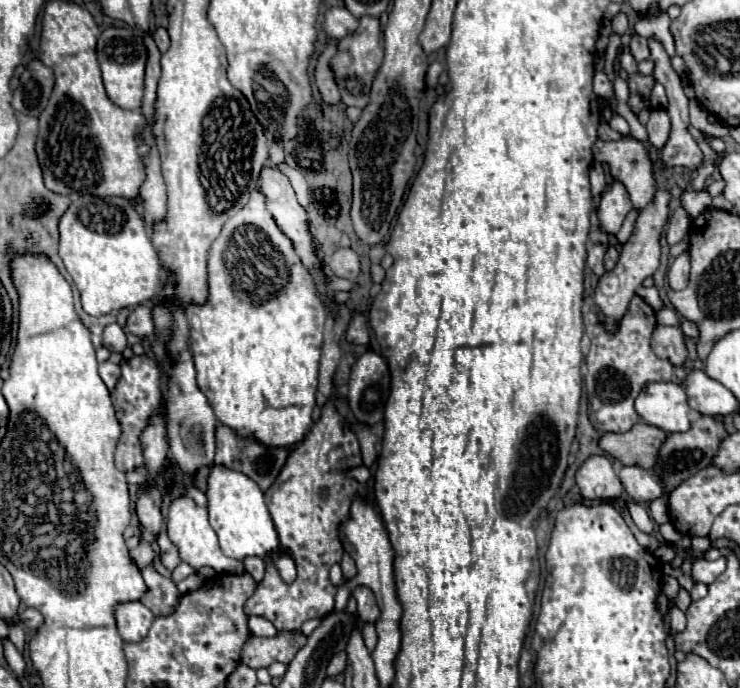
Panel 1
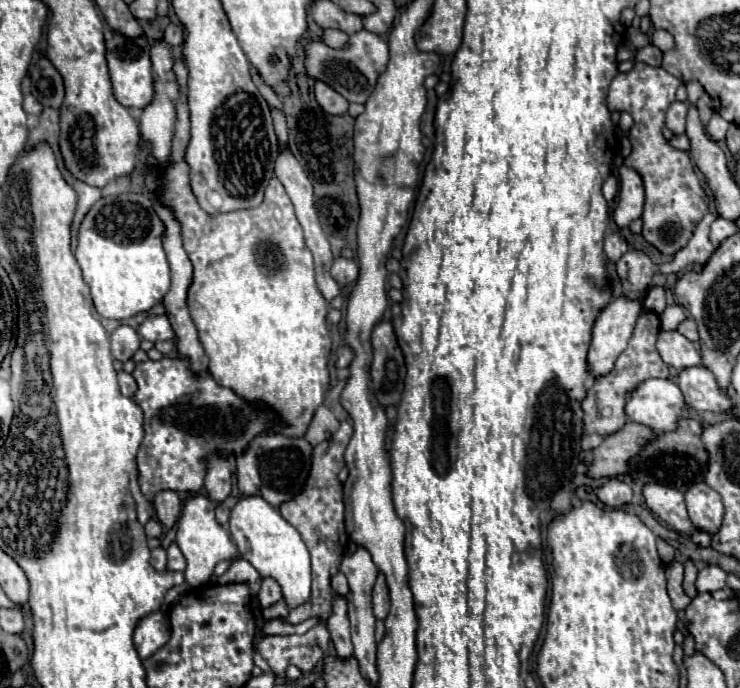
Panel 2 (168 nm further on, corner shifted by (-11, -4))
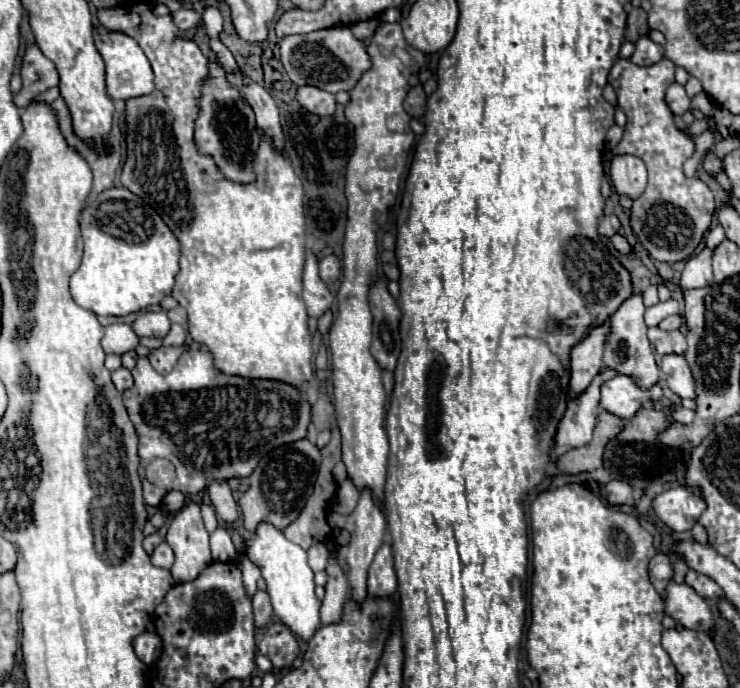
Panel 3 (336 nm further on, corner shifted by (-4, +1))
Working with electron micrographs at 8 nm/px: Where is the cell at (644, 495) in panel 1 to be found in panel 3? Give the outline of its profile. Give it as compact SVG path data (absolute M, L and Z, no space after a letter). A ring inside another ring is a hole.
M683 486L669 488L653 498L655 514L675 532L691 530L705 508L703 498L689 494Z

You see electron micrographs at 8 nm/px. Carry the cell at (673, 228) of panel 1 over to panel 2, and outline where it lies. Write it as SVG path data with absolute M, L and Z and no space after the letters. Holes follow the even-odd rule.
M636 63L632 71L618 73L610 83L608 91L608 105L614 105L612 109L622 109L630 113L634 119L634 127L630 131L632 153L624 159L624 165L636 169L644 179L646 203L642 215L642 237L664 255L674 255L676 251L684 249L698 221L708 213L706 195L692 167L688 151L674 149L662 135L666 109L674 101L678 85L680 81L674 75L670 75L664 67Z

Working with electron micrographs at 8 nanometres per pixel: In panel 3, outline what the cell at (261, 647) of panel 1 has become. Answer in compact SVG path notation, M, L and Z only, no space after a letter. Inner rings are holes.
M273 622L257 644L257 650L267 656L277 670L283 670L291 668L293 660L301 654L301 644L283 622Z

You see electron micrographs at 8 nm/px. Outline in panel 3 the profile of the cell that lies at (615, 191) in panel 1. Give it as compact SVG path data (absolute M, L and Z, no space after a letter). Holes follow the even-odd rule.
M615 156L609 166L609 176L615 192L619 196L629 196L631 200L637 200L647 184L645 164L637 156Z

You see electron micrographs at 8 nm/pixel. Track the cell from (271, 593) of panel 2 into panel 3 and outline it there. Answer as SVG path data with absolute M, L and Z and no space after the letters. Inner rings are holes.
M257 590L257 594L253 596L253 614L255 614L255 628L263 628L271 620L273 608L267 590Z

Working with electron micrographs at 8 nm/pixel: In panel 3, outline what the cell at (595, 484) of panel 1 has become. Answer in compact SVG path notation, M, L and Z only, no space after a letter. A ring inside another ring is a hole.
M609 480L605 484L605 492L607 492L607 502L613 506L621 506L621 504L631 504L633 502L633 490L627 482L621 480Z

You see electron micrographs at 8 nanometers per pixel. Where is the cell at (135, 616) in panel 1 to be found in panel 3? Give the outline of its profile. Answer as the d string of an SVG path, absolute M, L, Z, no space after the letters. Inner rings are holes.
M143 632L143 634L133 638L133 648L135 648L135 654L147 666L151 666L159 658L159 654L163 650L163 644L161 644L159 634L155 634L155 632Z

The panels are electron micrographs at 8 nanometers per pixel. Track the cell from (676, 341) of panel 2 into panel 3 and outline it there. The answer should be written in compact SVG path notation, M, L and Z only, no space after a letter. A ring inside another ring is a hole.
M649 328L649 342L653 344L653 348L665 356L665 354L685 354L687 350L687 342L685 336L679 330L673 332L665 332L661 328Z

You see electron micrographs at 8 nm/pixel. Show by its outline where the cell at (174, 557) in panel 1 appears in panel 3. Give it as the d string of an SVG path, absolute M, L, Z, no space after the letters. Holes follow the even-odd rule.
M163 540L151 554L151 562L159 568L171 568L173 566L173 550L171 546Z

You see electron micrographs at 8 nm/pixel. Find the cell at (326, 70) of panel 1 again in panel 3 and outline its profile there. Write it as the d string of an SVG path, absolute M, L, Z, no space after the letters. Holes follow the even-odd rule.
M301 86L297 90L297 100L303 108L307 108L309 112L317 114L317 116L331 116L335 112L335 96L321 90L321 88L315 88L315 86Z

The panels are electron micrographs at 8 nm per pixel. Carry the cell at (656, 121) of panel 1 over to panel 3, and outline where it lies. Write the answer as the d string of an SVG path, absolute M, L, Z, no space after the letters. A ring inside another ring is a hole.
M671 84L671 86L669 86L667 96L665 96L665 102L667 102L667 106L671 108L671 112L673 112L675 116L681 116L681 114L687 112L689 106L691 106L691 100L687 98L685 88L679 86L679 84Z

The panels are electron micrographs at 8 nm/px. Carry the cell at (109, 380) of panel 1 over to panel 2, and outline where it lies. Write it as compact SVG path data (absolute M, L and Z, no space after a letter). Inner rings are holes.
M120 371L120 373L118 373L118 385L120 385L120 391L122 391L126 397L132 397L132 395L136 393L136 389L138 389L134 377L132 377L130 373L126 373L126 371Z

